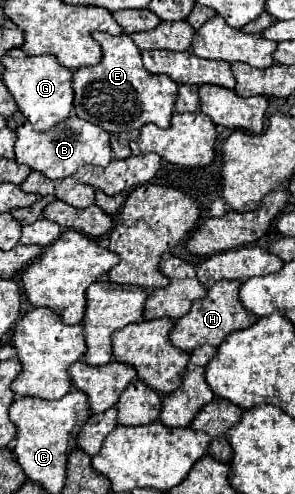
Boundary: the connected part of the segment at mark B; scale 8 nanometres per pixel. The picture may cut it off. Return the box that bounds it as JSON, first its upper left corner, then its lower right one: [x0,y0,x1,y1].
[16,116,112,180]

